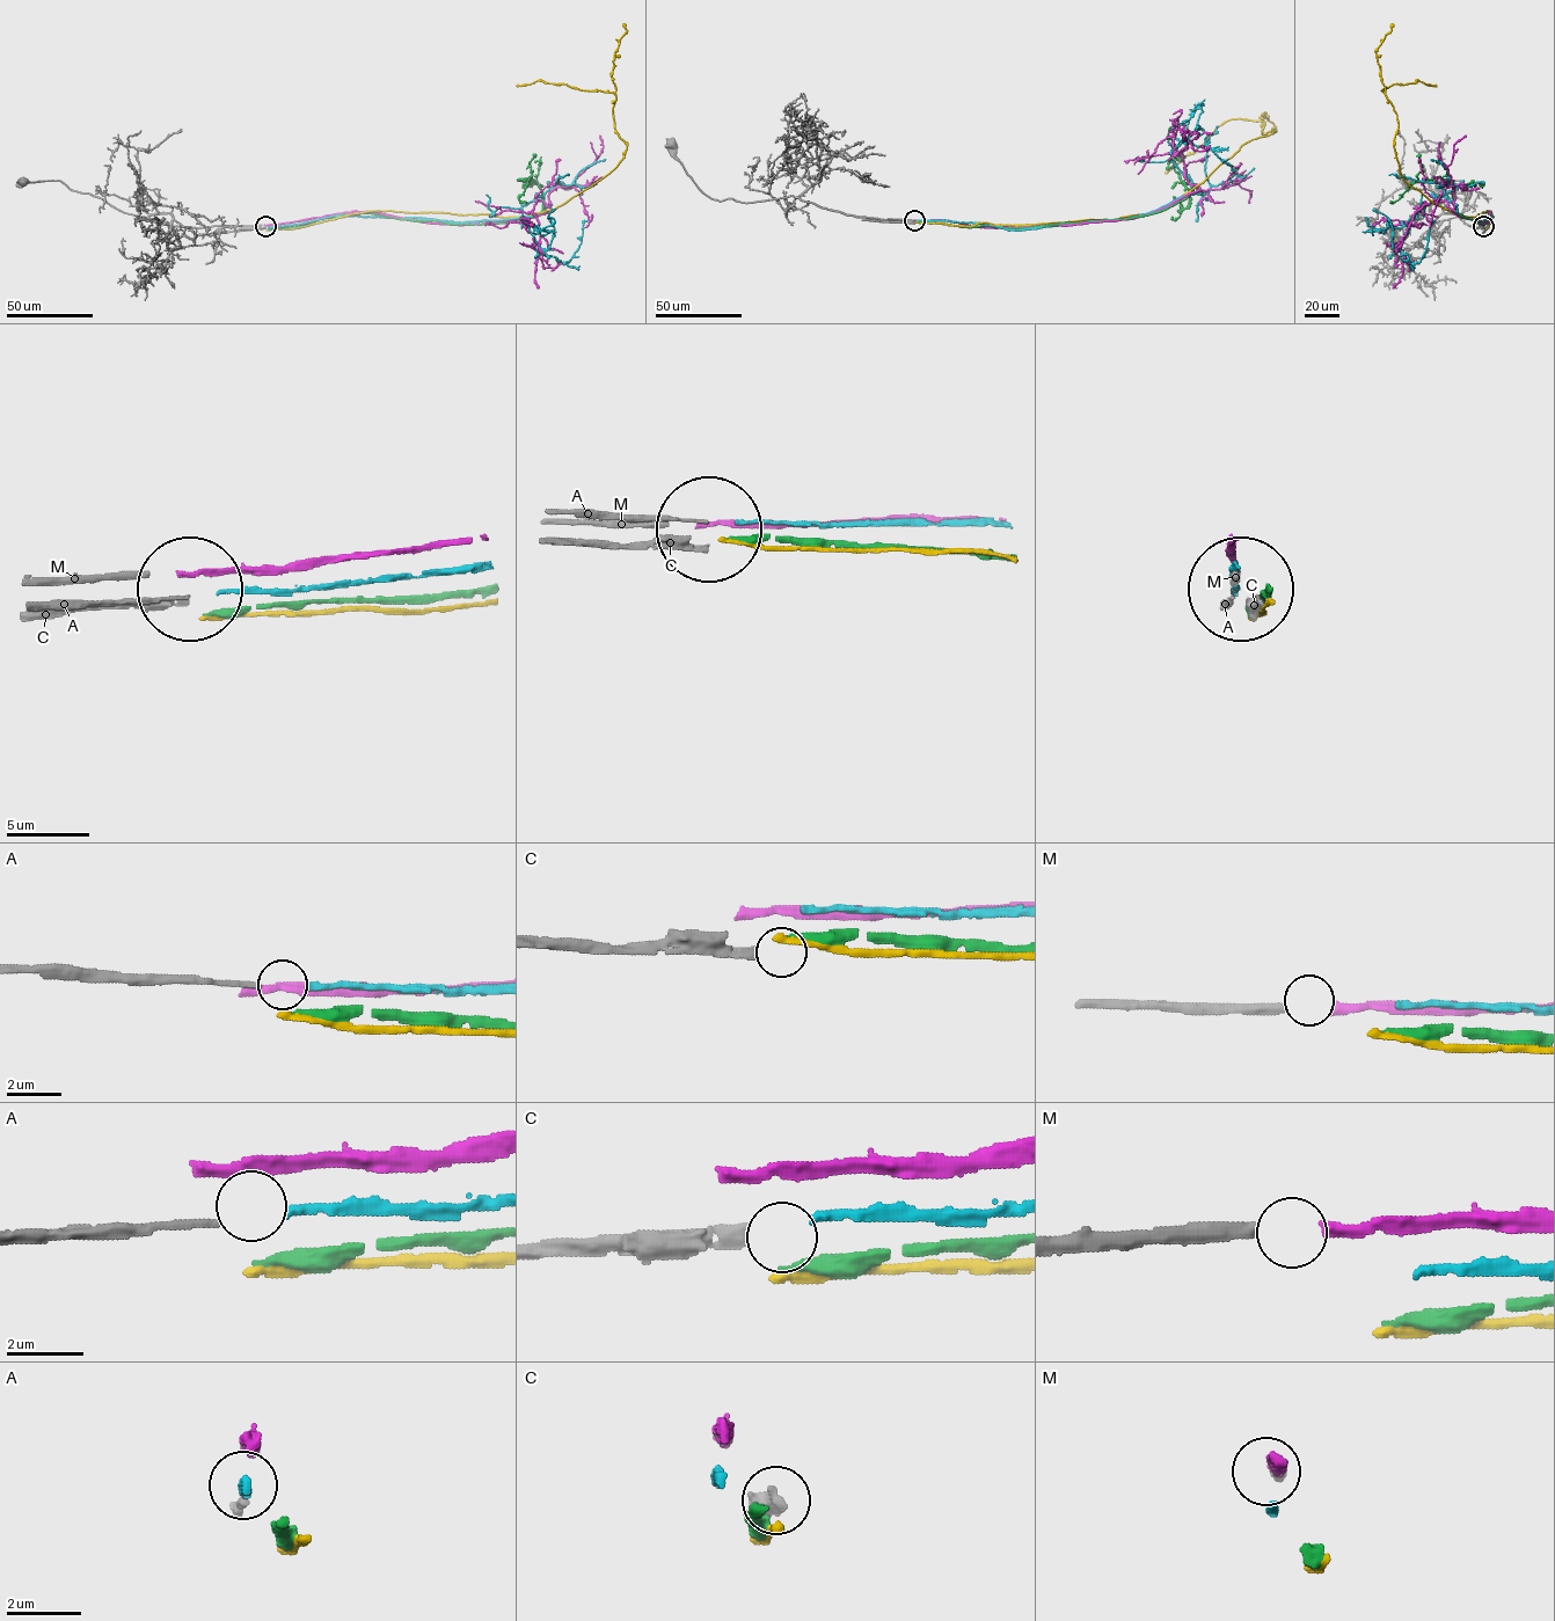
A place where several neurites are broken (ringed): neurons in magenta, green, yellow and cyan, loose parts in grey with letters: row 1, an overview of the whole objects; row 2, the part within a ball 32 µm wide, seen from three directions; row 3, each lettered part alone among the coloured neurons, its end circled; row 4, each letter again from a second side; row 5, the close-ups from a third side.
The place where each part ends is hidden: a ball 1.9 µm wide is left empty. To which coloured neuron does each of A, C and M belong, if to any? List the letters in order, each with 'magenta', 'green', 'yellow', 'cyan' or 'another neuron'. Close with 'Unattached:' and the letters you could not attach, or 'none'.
A: cyan
C: another neuron
M: magenta
Unattached: C

